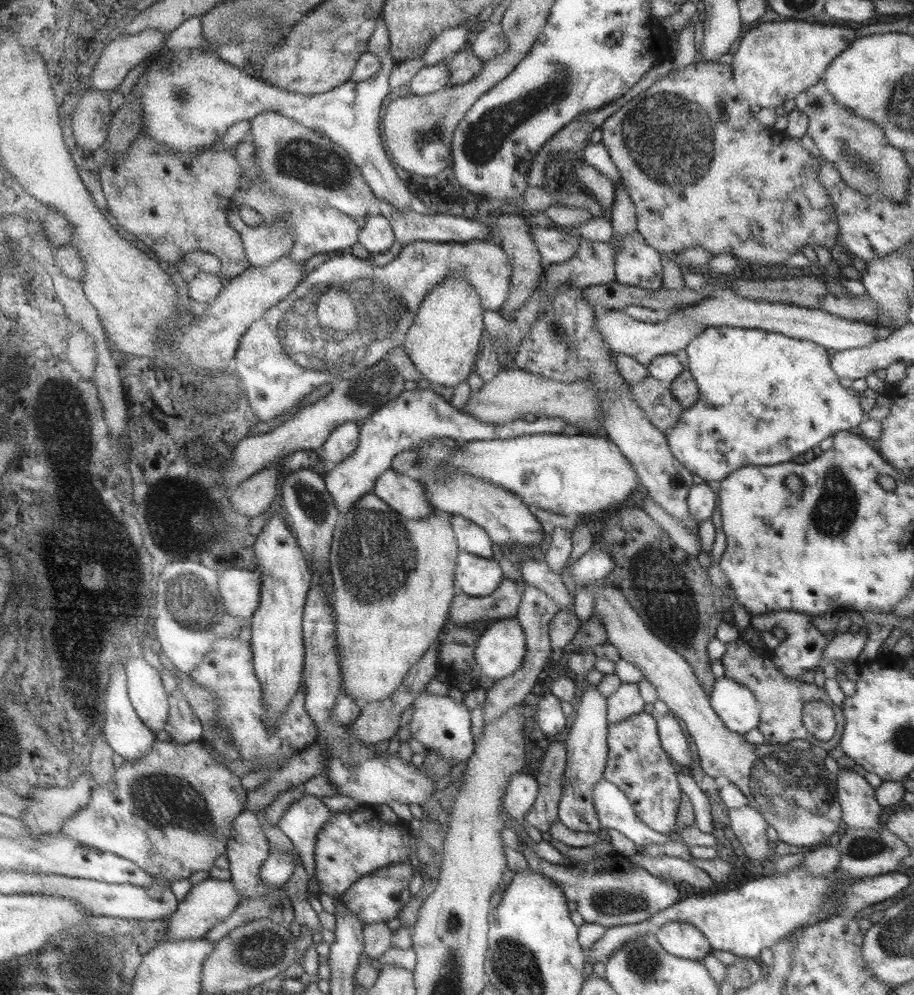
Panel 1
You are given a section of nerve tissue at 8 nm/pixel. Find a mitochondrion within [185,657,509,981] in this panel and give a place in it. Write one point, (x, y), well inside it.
(262, 949)

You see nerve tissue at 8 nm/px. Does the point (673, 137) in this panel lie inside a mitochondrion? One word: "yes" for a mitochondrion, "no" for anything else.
yes

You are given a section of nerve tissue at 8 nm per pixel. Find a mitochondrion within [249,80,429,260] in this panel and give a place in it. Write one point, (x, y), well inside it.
(307, 160)

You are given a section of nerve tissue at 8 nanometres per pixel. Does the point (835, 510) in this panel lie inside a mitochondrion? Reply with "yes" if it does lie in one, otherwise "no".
yes

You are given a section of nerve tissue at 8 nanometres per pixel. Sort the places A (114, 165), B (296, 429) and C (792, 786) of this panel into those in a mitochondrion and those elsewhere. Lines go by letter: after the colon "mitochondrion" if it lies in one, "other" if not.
A: other
B: other
C: mitochondrion

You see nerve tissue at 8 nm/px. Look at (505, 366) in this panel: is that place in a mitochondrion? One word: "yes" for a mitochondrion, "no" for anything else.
no

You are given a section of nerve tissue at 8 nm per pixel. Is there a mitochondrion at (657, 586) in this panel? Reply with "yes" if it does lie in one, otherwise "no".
yes

